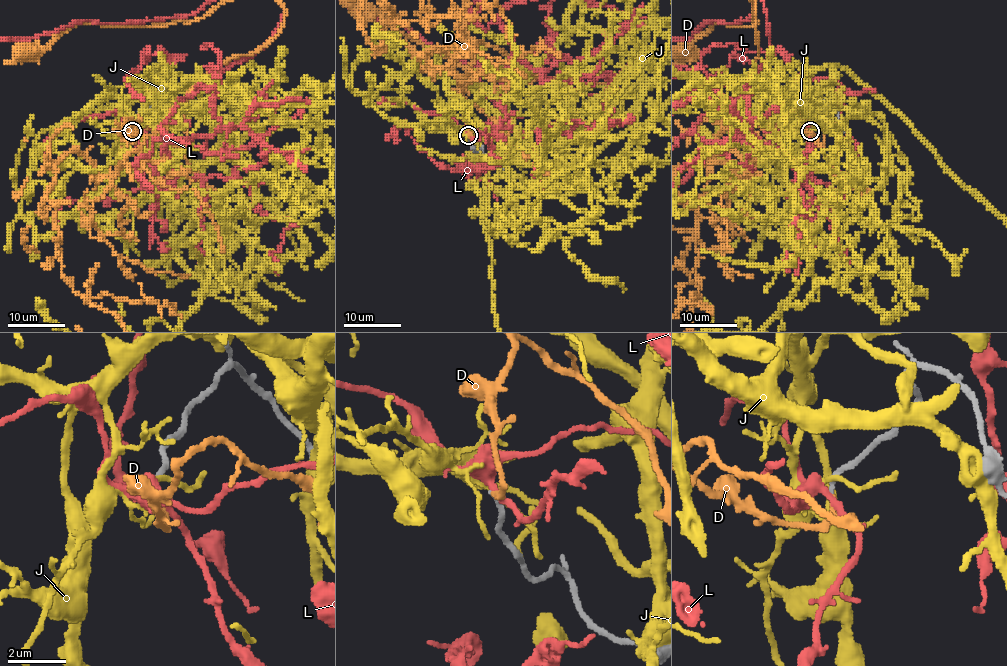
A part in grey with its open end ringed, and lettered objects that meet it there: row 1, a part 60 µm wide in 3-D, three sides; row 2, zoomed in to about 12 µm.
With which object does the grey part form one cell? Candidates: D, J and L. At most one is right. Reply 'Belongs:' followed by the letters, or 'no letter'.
Belongs: D

